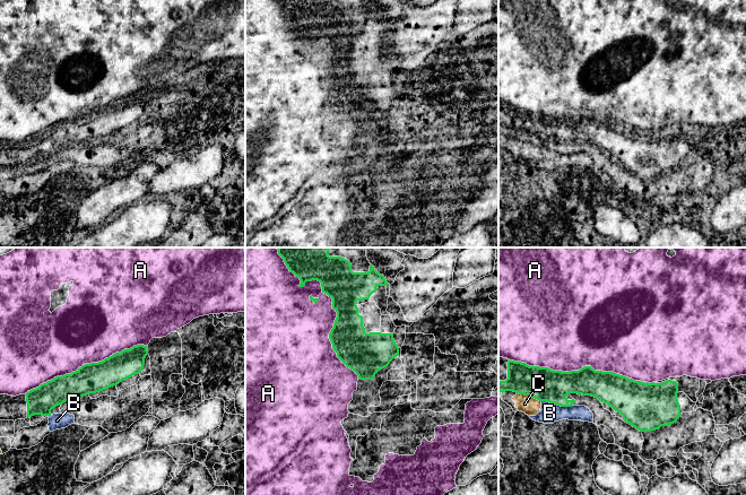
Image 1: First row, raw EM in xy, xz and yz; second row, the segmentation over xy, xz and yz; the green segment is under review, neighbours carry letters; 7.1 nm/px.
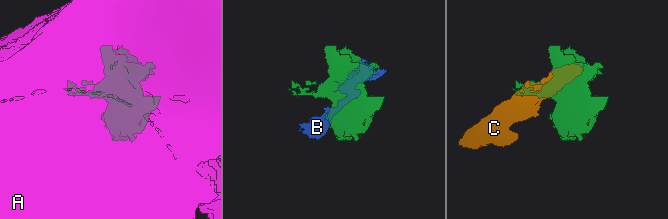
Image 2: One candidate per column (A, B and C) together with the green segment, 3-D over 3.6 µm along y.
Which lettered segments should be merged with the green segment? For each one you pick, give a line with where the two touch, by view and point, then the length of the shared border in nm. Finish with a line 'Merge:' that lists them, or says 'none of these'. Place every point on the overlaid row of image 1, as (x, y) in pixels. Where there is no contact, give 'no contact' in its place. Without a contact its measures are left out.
Merge: none of these

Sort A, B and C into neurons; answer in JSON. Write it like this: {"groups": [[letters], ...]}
{"groups": [["A"], ["B", "C"]]}

